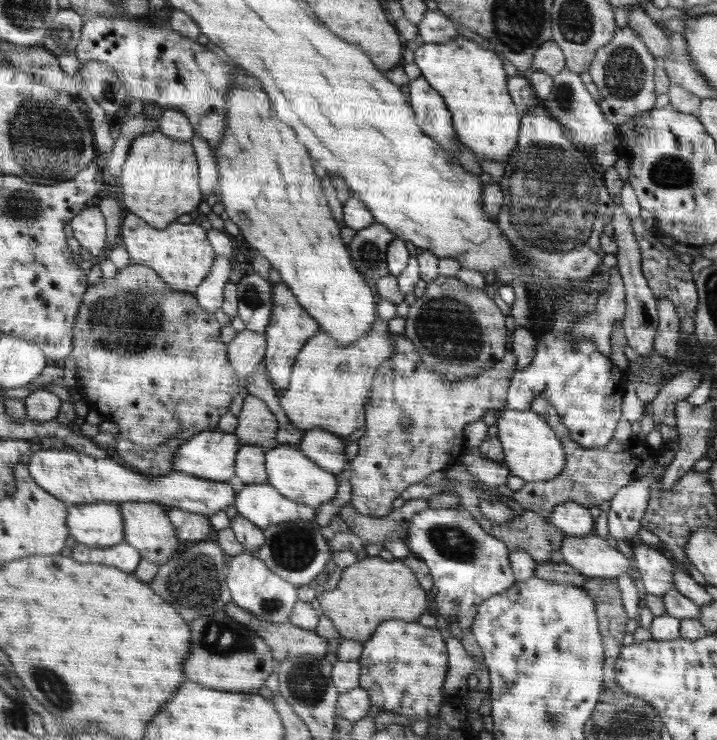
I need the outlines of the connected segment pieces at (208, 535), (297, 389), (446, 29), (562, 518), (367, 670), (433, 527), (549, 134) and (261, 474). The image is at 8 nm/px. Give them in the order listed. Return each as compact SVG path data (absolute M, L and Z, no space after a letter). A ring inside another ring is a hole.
M180 508L169 509L169 518L178 528L178 538L186 545L190 542L216 539L216 530L211 523L211 515L194 514Z
M376 318L370 332L350 346L342 346L324 330L318 331L306 342L306 350L302 350L298 366L294 366L294 382L289 382L289 389L282 391L279 398L291 426L304 432L323 429L343 438L362 428L372 380L377 369L393 355L394 344L385 319Z
M428 10L417 27L422 43L448 42L461 36L452 20L441 11Z
M577 503L558 505L546 519L552 527L563 533L564 538L585 537L595 532L595 518L590 509Z
M390 619L362 644L358 686L370 695L370 704L381 706L387 712L408 716L413 722L430 721L440 712L442 686L448 674L446 644L437 628L426 628L418 621Z
M463 506L456 508L428 508L417 512L406 528L404 543L410 549L410 556L424 561L433 578L433 585L438 588L438 594L433 596L438 607L438 612L444 620L458 624L460 630L468 630L472 627L474 618L480 610L480 606L496 594L504 593L512 588L518 581L514 578L513 567L509 556L512 552L502 539L491 535L483 522L476 514L470 513ZM458 600L459 606L452 607L452 602Z
M540 105L532 108L532 110L528 110L526 116L521 120L521 138L518 141L518 146L509 157L509 160L504 163L504 174L502 174L502 178L500 178L499 182L500 190L502 190L502 194L504 194L504 202L502 203L502 207L500 207L500 214L498 214L498 226L502 226L502 234L506 234L506 238L517 248L518 254L526 260L523 270L518 270L517 273L520 274L521 277L525 275L528 276L526 288L527 296L534 300L534 307L531 308L530 315L533 326L531 326L530 330L534 332L537 338L531 364L526 366L526 369L515 373L510 382L506 407L510 408L510 410L528 410L529 406L532 405L536 398L544 397L549 400L549 403L552 403L556 407L558 414L561 415L562 423L569 428L571 438L574 442L581 444L583 447L594 449L608 445L610 438L614 436L614 428L616 428L616 424L618 424L618 420L620 420L620 408L622 408L624 386L626 386L626 382L624 382L624 372L618 372L618 370L616 370L616 366L612 364L612 360L606 358L606 355L601 354L601 351L598 350L597 343L594 341L586 340L574 343L574 341L570 339L570 330L584 319L584 313L574 313L574 309L566 311L562 306L564 306L564 302L568 302L568 298L572 298L572 296L576 294L587 294L586 290L580 290L580 286L582 286L584 282L588 282L588 278L592 278L592 276L596 274L596 270L602 266L602 258L604 258L605 250L602 250L601 234L604 232L604 226L612 221L612 198L610 198L608 190L604 188L602 174L598 174L598 172L592 168L590 160L588 160L584 154L580 154L580 152L574 148L574 144L570 144L571 140L566 140L566 138L562 136L560 125L561 123L552 120L552 116L550 116L544 108L541 108Z
M241 445L240 452L237 453L236 474L246 485L268 482L264 465L265 451L256 445Z

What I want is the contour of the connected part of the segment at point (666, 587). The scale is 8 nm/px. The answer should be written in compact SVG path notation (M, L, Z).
M646 544L633 548L634 560L646 592L663 596L674 590L674 561L665 553Z

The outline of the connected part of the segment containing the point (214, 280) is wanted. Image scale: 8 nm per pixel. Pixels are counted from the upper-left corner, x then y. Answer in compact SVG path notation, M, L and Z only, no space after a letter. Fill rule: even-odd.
M218 256L214 269L210 276L200 285L196 294L198 300L204 309L210 312L218 312L224 308L226 302L226 283L231 280L231 262L232 258Z

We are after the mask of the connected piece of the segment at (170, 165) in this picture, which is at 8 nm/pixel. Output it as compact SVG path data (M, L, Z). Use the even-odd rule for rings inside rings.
M161 130L144 134L134 142L121 182L125 207L162 230L173 225L180 216L190 214L204 201L200 188L201 163L193 143L170 138Z

